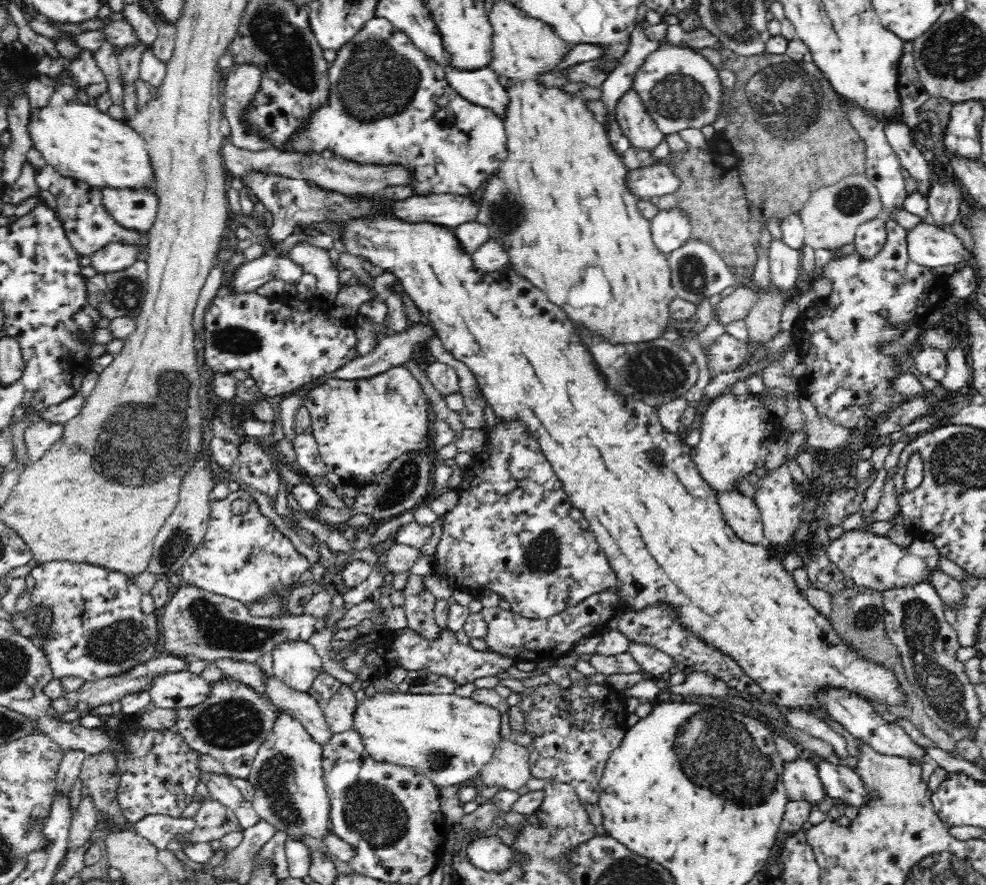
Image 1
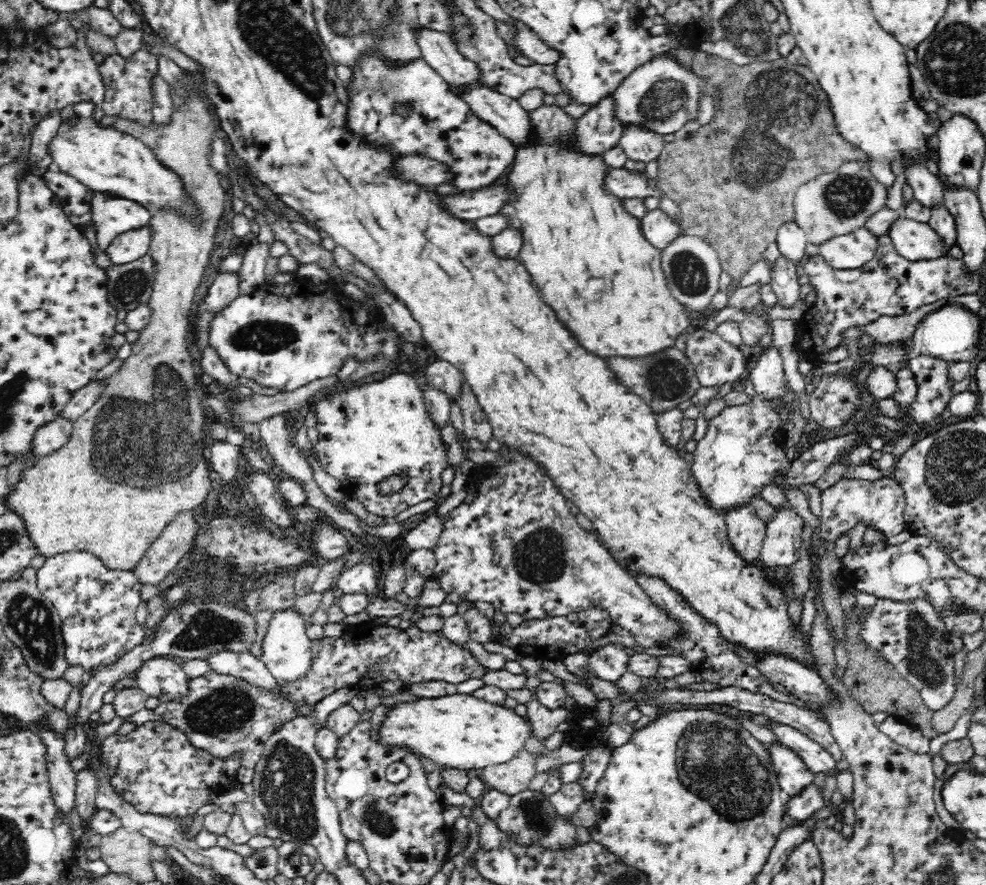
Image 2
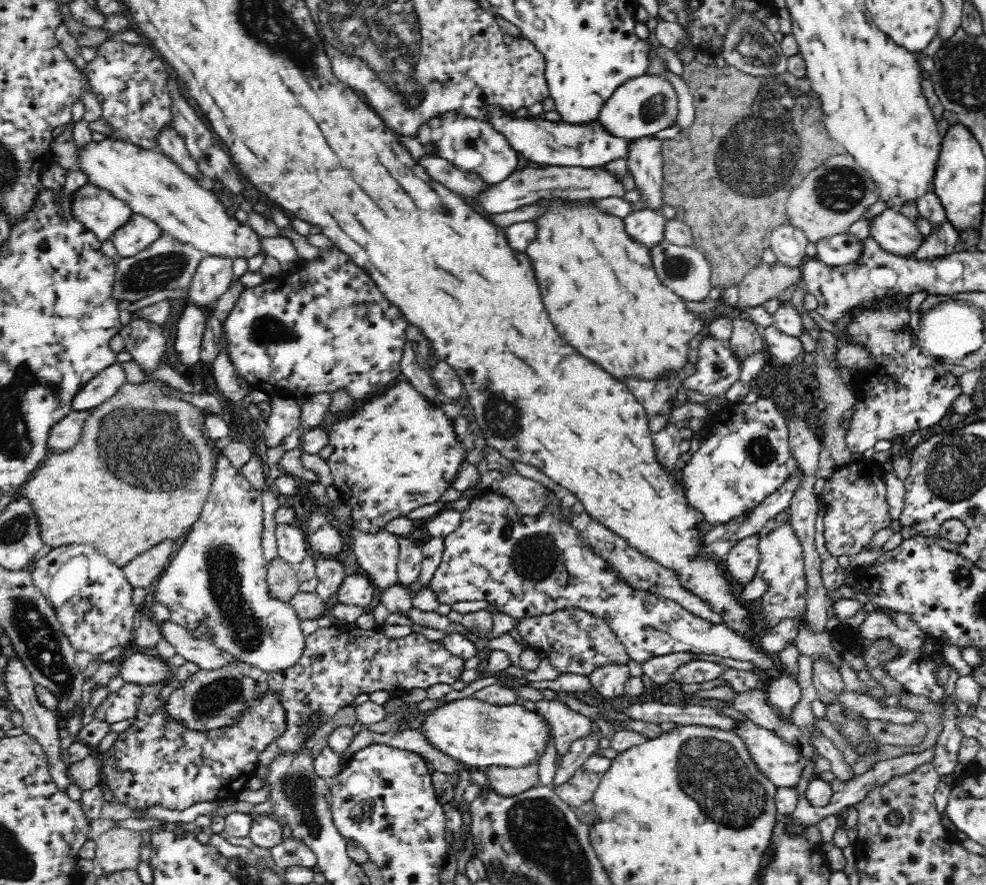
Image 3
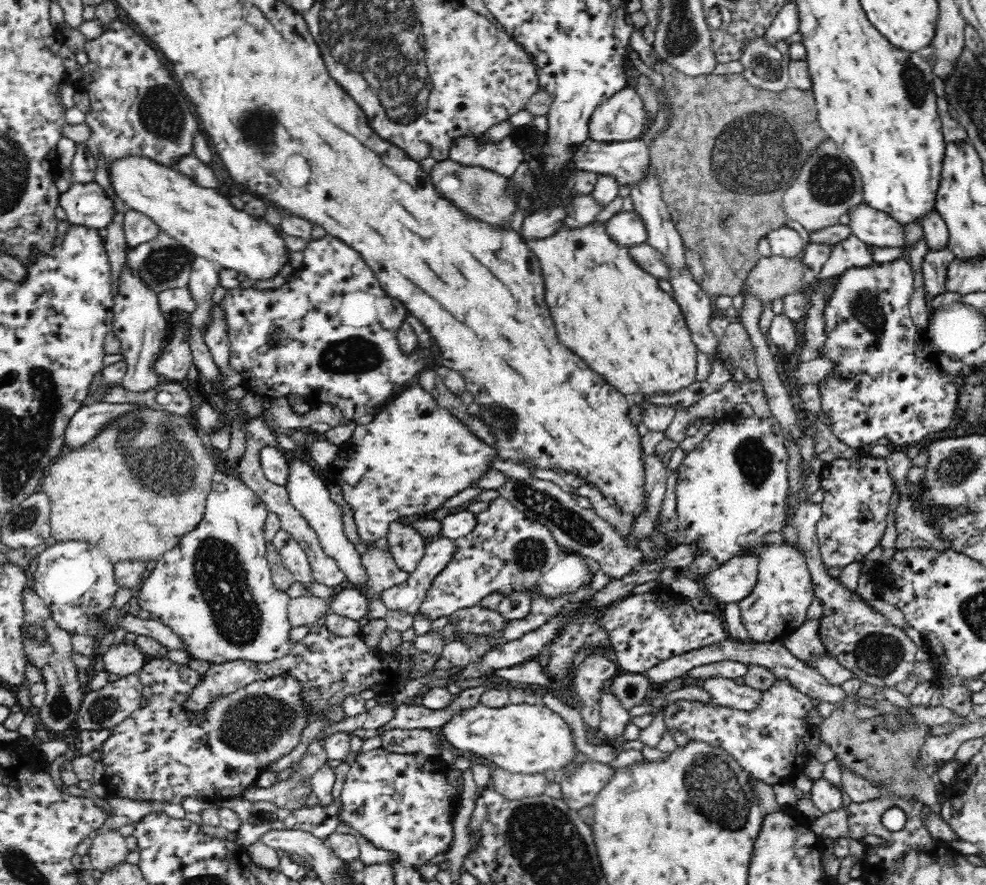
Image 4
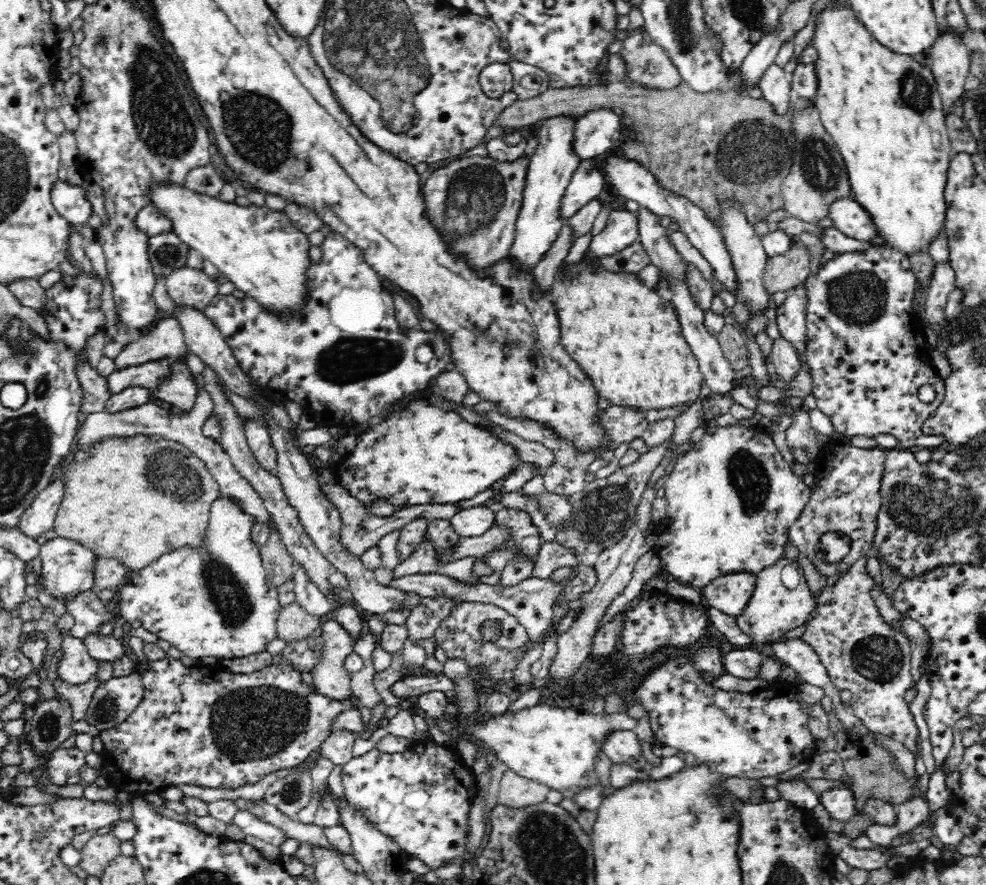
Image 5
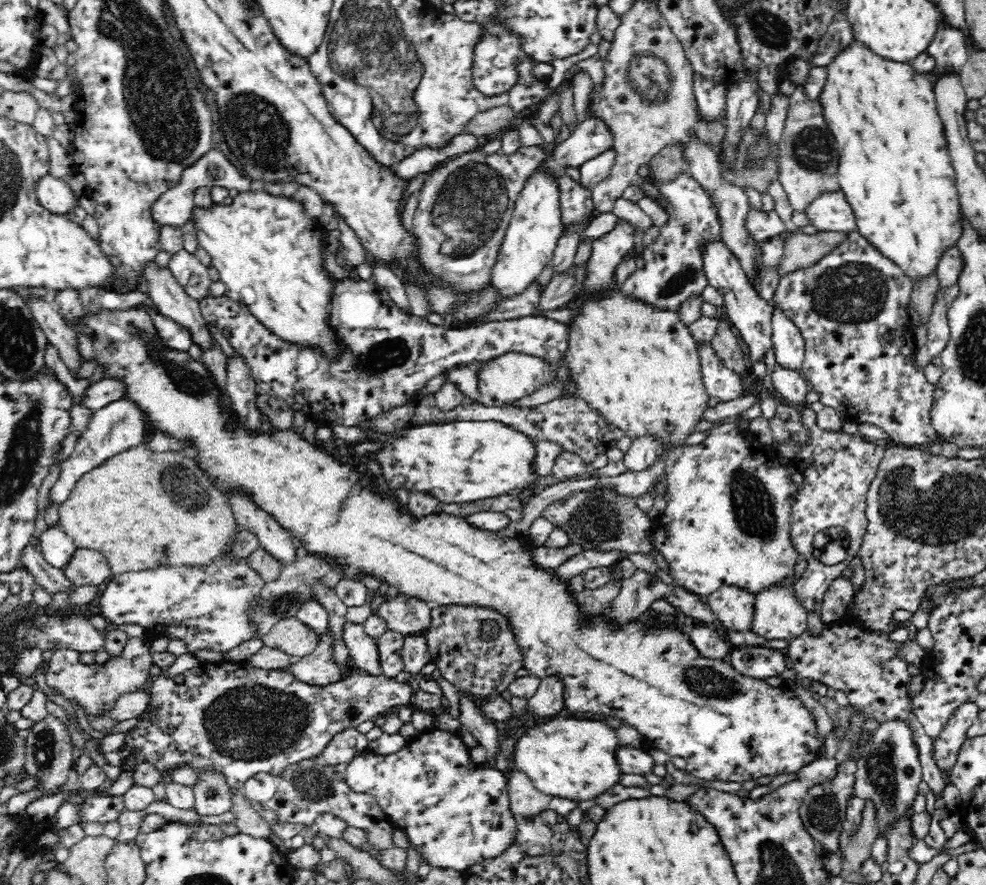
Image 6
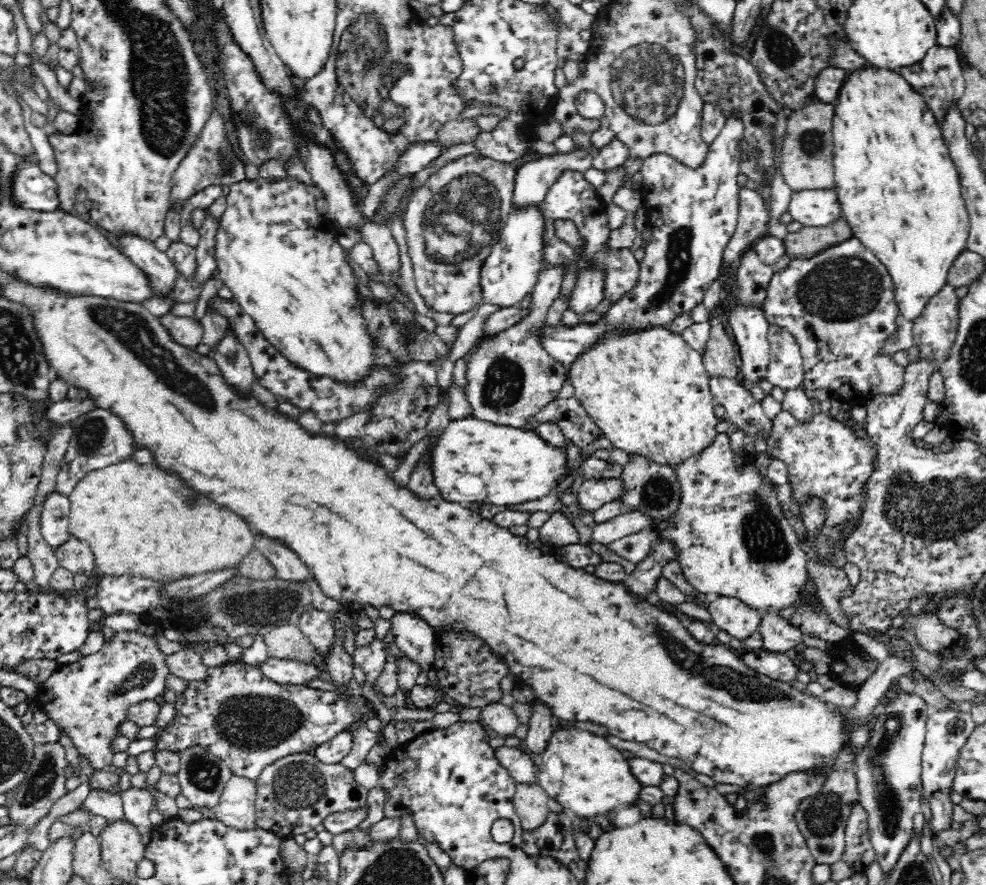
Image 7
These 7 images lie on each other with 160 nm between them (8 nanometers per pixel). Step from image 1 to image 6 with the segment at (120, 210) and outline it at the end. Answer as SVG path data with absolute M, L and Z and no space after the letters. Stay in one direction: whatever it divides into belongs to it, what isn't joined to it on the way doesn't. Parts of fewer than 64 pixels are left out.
M50 175L39 183L38 197L40 203L53 215L70 214L81 199L70 190L64 180Z

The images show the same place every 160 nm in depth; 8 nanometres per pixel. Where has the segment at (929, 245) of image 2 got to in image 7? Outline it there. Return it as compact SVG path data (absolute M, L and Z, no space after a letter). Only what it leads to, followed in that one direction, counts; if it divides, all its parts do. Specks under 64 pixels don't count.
M836 189L793 192L789 213L803 226L828 226L843 218Z

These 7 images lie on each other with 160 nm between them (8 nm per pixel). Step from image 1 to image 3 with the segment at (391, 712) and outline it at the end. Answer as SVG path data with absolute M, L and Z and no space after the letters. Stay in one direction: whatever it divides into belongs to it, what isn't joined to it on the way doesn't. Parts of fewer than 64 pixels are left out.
M469 696L444 702L442 706L426 711L426 718L417 730L433 750L458 760L458 763L462 762L464 768L486 768L492 764L520 768L528 762L538 762L544 754L550 724L545 724L543 720L536 711L527 710L515 703L494 705Z

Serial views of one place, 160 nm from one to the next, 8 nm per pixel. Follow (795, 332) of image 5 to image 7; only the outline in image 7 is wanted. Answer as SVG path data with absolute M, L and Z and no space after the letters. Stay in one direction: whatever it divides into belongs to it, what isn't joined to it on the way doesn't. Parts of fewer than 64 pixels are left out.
M770 324L767 337L770 347L767 380L784 391L802 386L803 358L796 337L778 324Z

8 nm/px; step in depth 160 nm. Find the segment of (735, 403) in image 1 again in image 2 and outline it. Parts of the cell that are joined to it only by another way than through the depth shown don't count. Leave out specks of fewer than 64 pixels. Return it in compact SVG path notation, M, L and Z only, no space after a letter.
M771 346L763 349L756 358L756 367L750 370L750 377L755 395L746 404L725 406L725 408L708 422L708 431L704 437L697 442L693 451L694 462L691 469L700 485L700 491L710 501L712 507L726 510L738 505L749 504L749 499L756 497L764 486L774 484L774 476L789 469L790 462L786 459L781 443L782 424L777 411L776 402L783 401L786 394L786 386L789 386L783 371L782 352L780 346Z

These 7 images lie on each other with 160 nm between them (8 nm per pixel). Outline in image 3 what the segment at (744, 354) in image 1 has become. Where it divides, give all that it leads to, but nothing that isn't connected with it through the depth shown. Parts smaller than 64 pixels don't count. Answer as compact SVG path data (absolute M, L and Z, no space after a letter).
M703 335L693 360L695 370L684 380L685 390L718 396L739 384L742 359L725 342L711 335Z

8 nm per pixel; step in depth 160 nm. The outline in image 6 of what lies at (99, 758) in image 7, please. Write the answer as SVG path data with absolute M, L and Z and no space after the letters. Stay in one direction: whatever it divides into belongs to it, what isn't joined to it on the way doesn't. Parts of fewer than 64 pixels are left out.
M130 636L121 654L110 657L110 659L103 664L83 664L83 662L78 659L77 651L72 651L68 648L56 649L50 661L47 663L45 676L48 687L58 691L60 695L69 701L76 702L81 709L84 710L87 717L92 715L102 716L103 712L108 710L108 706L112 706L112 702L114 702L120 694L147 690L149 687L148 684L152 679L149 673L154 665L155 663L152 662L152 653L148 646L148 641Z

